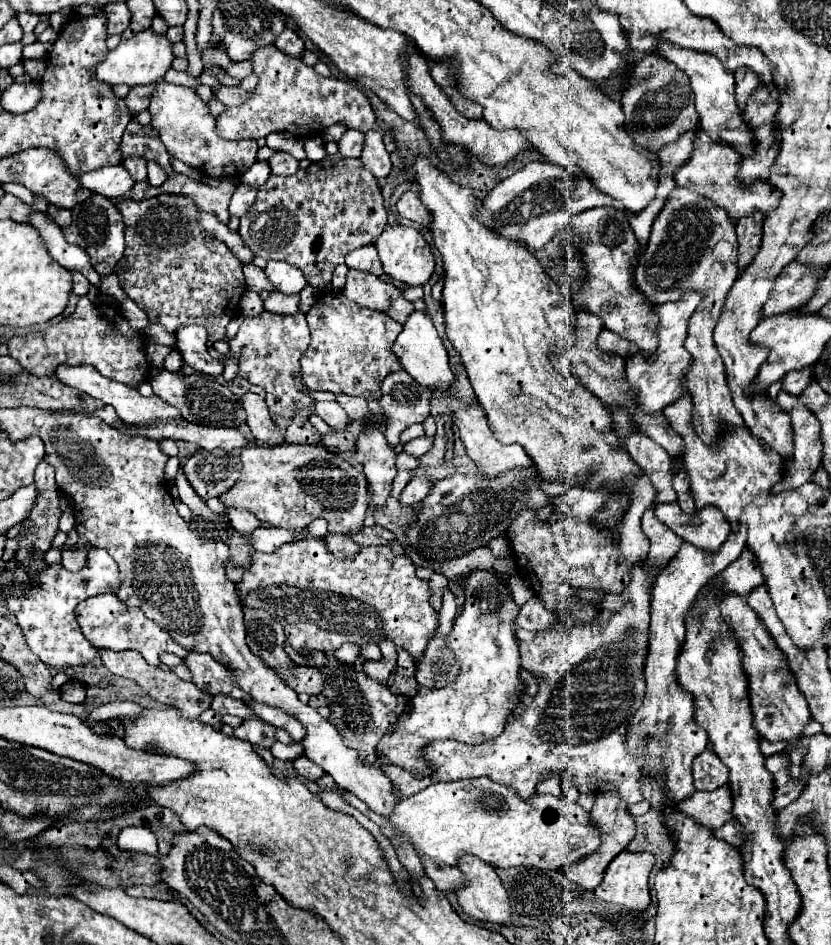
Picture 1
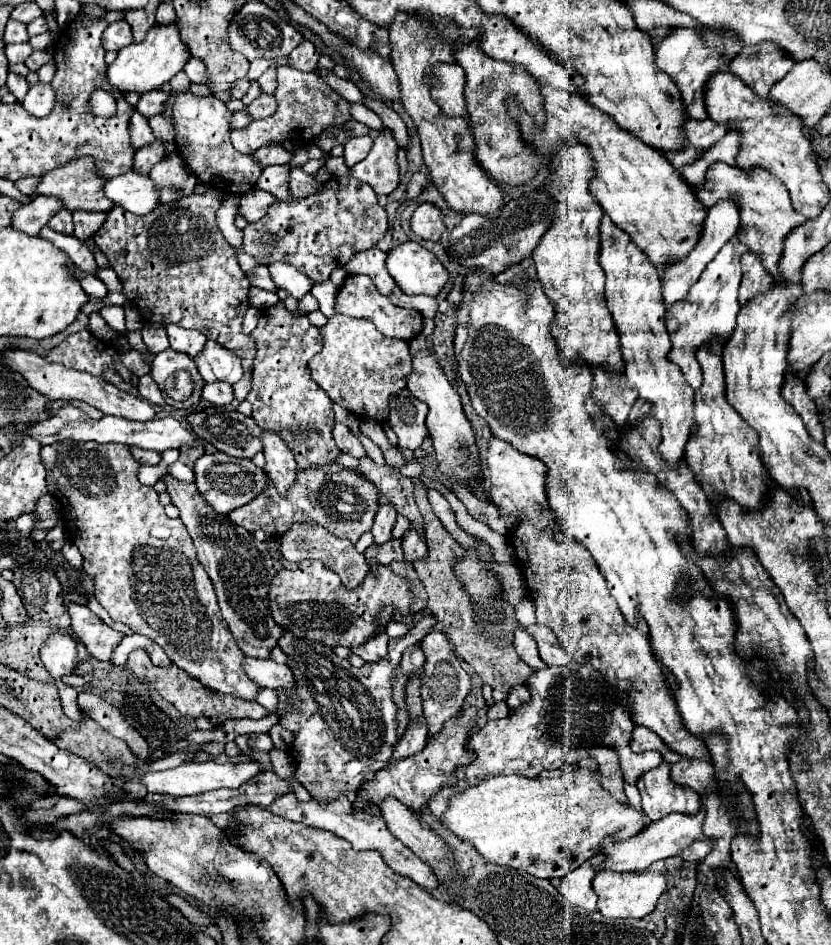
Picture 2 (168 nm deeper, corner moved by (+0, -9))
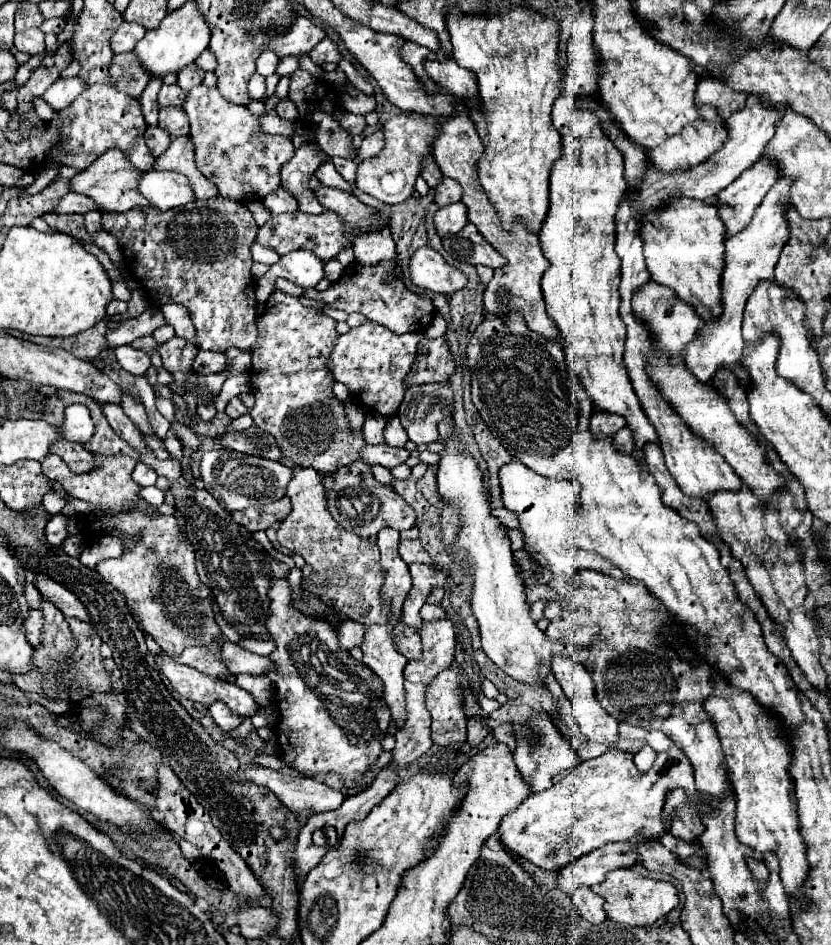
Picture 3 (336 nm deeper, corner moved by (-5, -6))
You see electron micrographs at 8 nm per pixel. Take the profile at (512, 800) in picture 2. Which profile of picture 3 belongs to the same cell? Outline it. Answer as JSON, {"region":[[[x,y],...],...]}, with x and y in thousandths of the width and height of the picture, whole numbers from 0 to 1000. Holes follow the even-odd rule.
{"region":[[[785,772],[777,781],[777,787],[785,789],[789,796],[789,804],[780,817],[770,817],[765,813],[761,794],[748,794],[744,789],[734,789],[724,800],[698,806],[684,821],[679,821],[664,834],[647,838],[647,840],[638,840],[619,859],[606,863],[606,868],[599,876],[599,885],[604,887],[604,891],[614,899],[635,908],[640,914],[645,914],[655,921],[671,923],[671,921],[676,921],[676,916],[688,912],[688,897],[691,895],[696,895],[696,906],[698,906],[698,904],[705,904],[705,902],[710,902],[720,895],[727,895],[732,891],[758,889],[758,887],[763,887],[763,883],[787,883],[787,887],[792,887],[794,883],[804,880],[806,866],[799,868],[799,849],[801,849],[801,840],[806,836],[823,834],[830,851],[852,851],[857,847],[869,849],[866,844],[857,844],[852,840],[845,840],[835,832],[833,806],[799,775]]]}

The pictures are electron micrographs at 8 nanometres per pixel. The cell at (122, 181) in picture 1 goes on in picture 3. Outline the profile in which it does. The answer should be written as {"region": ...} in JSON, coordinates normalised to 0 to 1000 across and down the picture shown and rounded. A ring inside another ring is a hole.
{"region":[[[173,182],[173,186],[166,190],[168,205],[188,220],[205,222],[221,218],[226,214],[233,214],[233,201],[229,193],[221,188],[221,184],[212,182]]]}

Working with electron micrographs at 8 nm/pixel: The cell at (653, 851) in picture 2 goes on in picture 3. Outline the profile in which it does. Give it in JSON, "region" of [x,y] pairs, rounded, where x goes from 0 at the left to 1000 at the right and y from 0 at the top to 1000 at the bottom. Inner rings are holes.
{"region":[[[763,887],[756,891],[736,891],[724,897],[710,899],[708,904],[693,908],[686,912],[686,916],[679,916],[671,925],[671,938],[684,948],[691,946],[696,938],[715,938],[727,933],[729,925],[744,919],[758,919],[765,914],[763,897],[770,891],[782,891],[785,887]]]}

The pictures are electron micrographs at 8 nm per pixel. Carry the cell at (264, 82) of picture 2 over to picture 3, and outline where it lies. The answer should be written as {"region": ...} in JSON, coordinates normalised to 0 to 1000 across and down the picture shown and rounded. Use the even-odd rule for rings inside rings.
{"region":[[[344,59],[344,61],[337,63],[332,78],[337,78],[337,80],[349,80],[349,78],[351,78],[354,74],[359,74],[359,72],[361,72],[361,59]]]}

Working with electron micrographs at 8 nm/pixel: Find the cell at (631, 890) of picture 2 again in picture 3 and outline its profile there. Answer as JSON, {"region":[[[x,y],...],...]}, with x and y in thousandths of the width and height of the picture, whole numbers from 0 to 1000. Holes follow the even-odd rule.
{"region":[[[739,921],[729,927],[729,931],[712,940],[720,948],[727,950],[727,965],[734,974],[758,980],[777,980],[801,969],[806,963],[816,959],[816,942],[806,933],[775,929],[761,921]]]}

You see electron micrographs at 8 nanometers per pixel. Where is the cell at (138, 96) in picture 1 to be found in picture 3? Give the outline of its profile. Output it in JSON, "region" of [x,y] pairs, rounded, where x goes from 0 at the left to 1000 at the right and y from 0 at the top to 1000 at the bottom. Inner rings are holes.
{"region":[[[195,89],[193,99],[190,99],[193,112],[219,112],[221,106],[224,106],[224,97],[214,89],[207,89],[207,91]]]}

